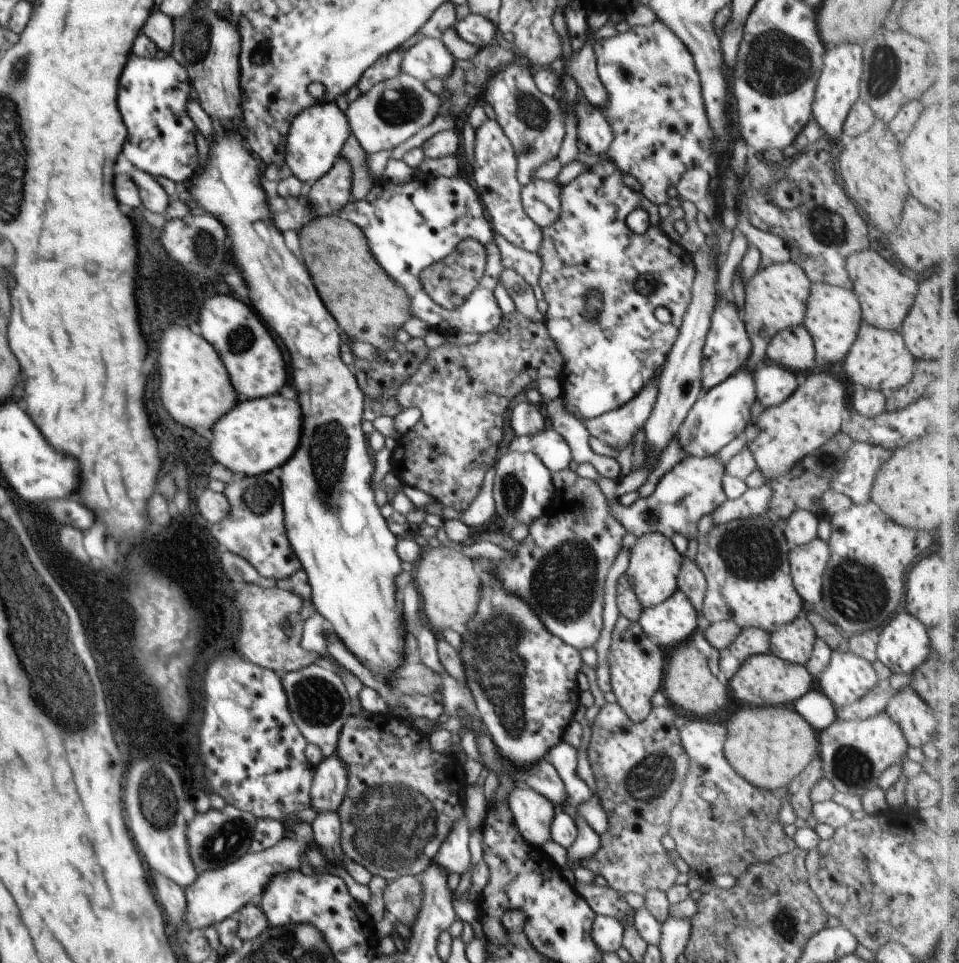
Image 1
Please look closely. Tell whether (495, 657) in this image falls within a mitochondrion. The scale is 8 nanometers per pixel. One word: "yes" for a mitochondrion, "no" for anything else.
yes

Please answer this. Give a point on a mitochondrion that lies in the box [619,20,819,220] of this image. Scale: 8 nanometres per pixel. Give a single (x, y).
(776, 64)

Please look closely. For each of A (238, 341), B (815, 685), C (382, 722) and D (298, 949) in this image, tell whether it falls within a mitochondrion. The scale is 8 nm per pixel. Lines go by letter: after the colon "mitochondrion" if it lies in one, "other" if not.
A: mitochondrion
B: other
C: other
D: other

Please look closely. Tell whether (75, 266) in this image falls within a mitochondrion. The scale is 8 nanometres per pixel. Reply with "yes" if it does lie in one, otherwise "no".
no

